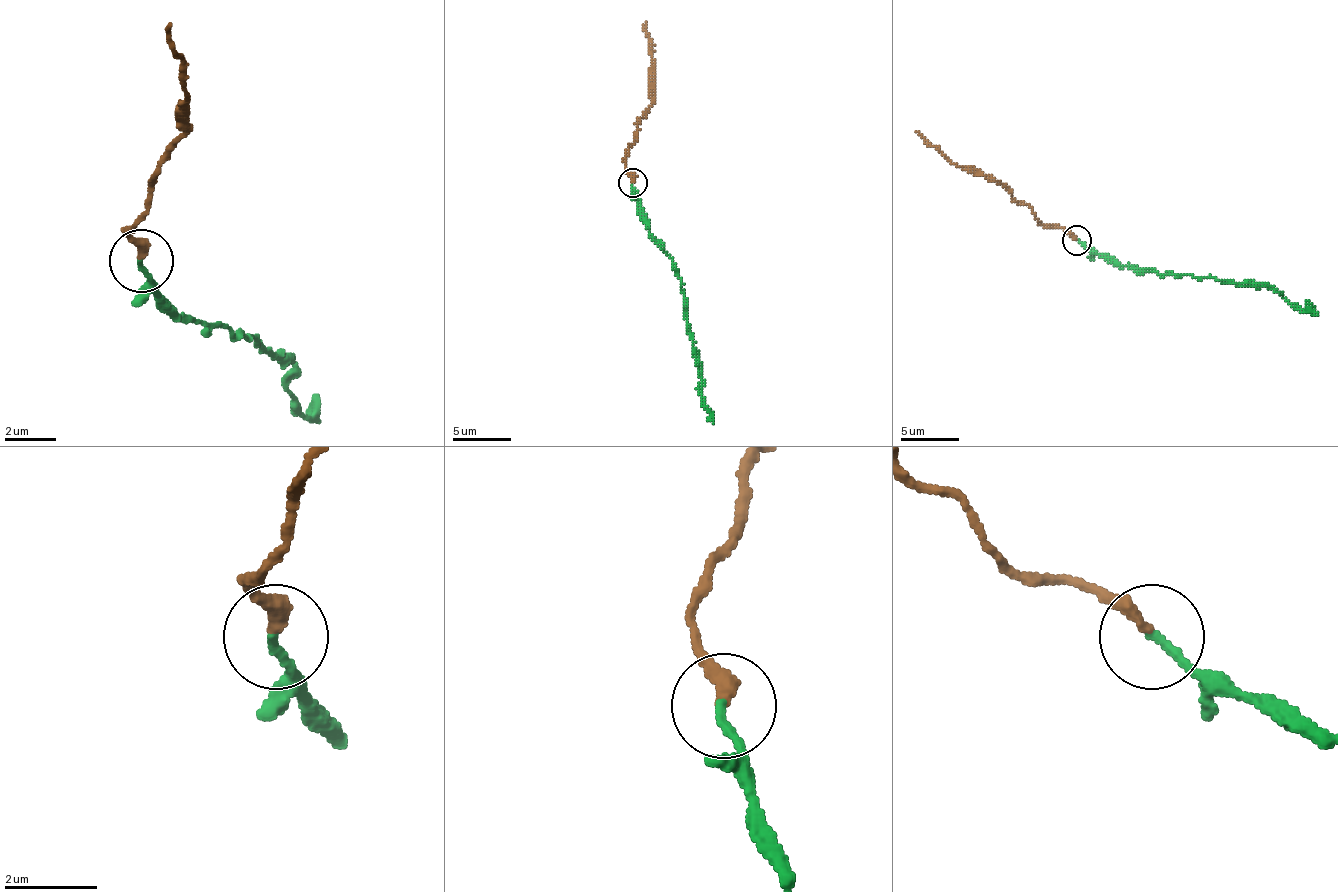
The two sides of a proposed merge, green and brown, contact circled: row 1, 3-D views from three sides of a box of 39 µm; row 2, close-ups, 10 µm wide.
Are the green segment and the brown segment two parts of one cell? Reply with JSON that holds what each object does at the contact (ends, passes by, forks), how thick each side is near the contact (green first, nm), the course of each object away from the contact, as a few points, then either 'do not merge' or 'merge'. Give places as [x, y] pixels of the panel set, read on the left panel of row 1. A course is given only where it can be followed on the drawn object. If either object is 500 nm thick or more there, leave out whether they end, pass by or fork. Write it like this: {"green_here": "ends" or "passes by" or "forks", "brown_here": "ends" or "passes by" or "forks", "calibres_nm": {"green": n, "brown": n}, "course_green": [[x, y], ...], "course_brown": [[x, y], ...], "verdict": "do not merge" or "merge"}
{"green_here": "ends", "brown_here": "ends", "calibres_nm": {"green": 180, "brown": 320}, "course_green": [[140, 259], [178, 316], [235, 335], [286, 361], [286, 392], [317, 424]], "course_brown": [[140, 259], [127, 227], [146, 202], [152, 170], [184, 138], [184, 94], [171, 24]], "verdict": "do not merge"}

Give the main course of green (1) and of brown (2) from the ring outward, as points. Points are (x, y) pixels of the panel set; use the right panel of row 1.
1: (1076, 239), (1131, 265), (1160, 274), (1271, 286), (1288, 300), (1317, 315)
2: (1076, 239), (1061, 228), (1044, 225), (1035, 213), (1000, 184), (951, 164), (916, 132)

